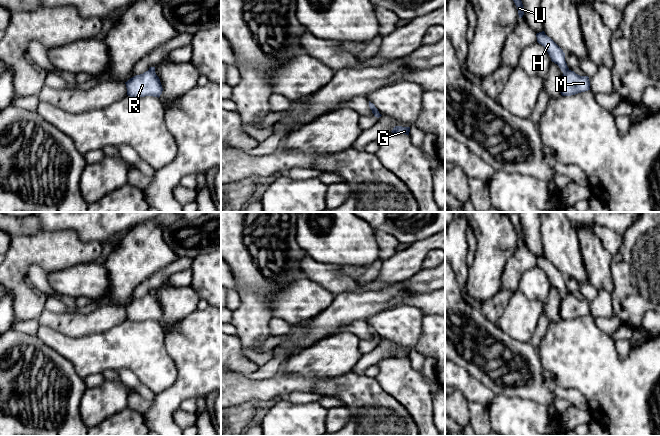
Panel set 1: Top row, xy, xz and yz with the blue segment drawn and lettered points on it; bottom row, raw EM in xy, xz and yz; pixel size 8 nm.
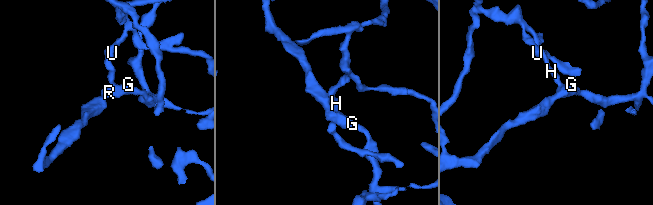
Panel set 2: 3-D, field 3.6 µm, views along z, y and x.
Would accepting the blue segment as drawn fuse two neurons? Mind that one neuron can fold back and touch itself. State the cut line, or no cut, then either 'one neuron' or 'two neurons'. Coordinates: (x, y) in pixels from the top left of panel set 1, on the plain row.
cut yz (569, 294), (563, 296); two neurons

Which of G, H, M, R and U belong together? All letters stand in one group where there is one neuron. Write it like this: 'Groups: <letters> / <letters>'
Groups: G M R / H U

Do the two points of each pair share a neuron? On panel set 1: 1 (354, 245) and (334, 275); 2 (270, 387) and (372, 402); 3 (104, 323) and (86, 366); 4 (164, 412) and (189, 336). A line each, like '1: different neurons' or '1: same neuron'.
1: different neurons
2: same neuron
3: different neurons
4: same neuron

